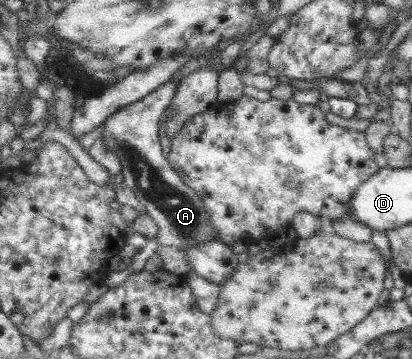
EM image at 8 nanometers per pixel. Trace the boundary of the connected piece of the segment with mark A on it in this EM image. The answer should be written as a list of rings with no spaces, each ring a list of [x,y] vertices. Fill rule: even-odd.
[[[179,81],[164,82],[145,99],[136,101],[110,116],[102,129],[106,149],[110,149],[121,160],[124,183],[145,207],[158,224],[157,243],[186,250],[190,246],[202,246],[216,240],[216,226],[210,210],[194,188],[188,187],[179,173],[164,157],[160,143],[160,119],[173,103],[179,88]]]

